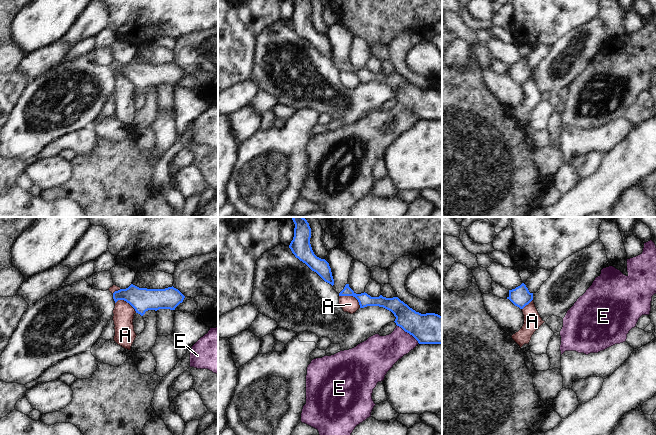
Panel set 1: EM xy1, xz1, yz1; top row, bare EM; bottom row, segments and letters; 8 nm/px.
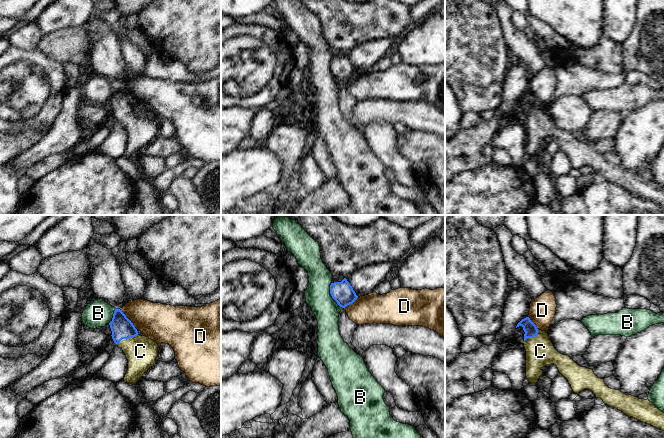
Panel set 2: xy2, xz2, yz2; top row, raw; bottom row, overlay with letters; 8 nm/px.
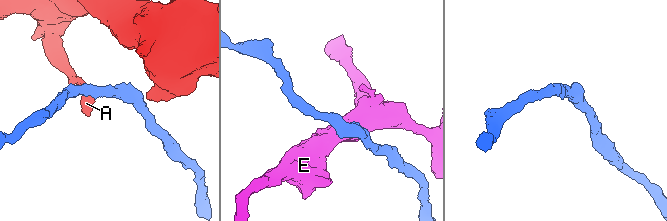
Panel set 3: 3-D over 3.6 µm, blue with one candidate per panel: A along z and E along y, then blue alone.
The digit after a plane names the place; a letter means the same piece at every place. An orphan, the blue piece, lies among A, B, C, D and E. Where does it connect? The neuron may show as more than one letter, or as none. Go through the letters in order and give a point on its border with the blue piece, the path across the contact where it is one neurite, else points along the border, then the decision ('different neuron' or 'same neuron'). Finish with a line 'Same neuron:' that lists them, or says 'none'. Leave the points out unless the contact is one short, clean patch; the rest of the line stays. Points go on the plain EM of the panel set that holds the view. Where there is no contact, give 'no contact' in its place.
A: xz1 (352, 71) | along xz1 (339, 71), (352, 71), (360, 83) | different neuron
B: xz2 (331, 71) | along xz2 (331, 58), (330, 71), (342, 84) | different neuron
C: xy2 (126, 114) | across xy2 (122, 104), (126, 114), (140, 127) | same neuron
D: xy2 (128, 95) | along xy2 (119, 85), (136, 105) | different neuron
E: xz1 (408, 108) | different neuron
Same neuron: C

